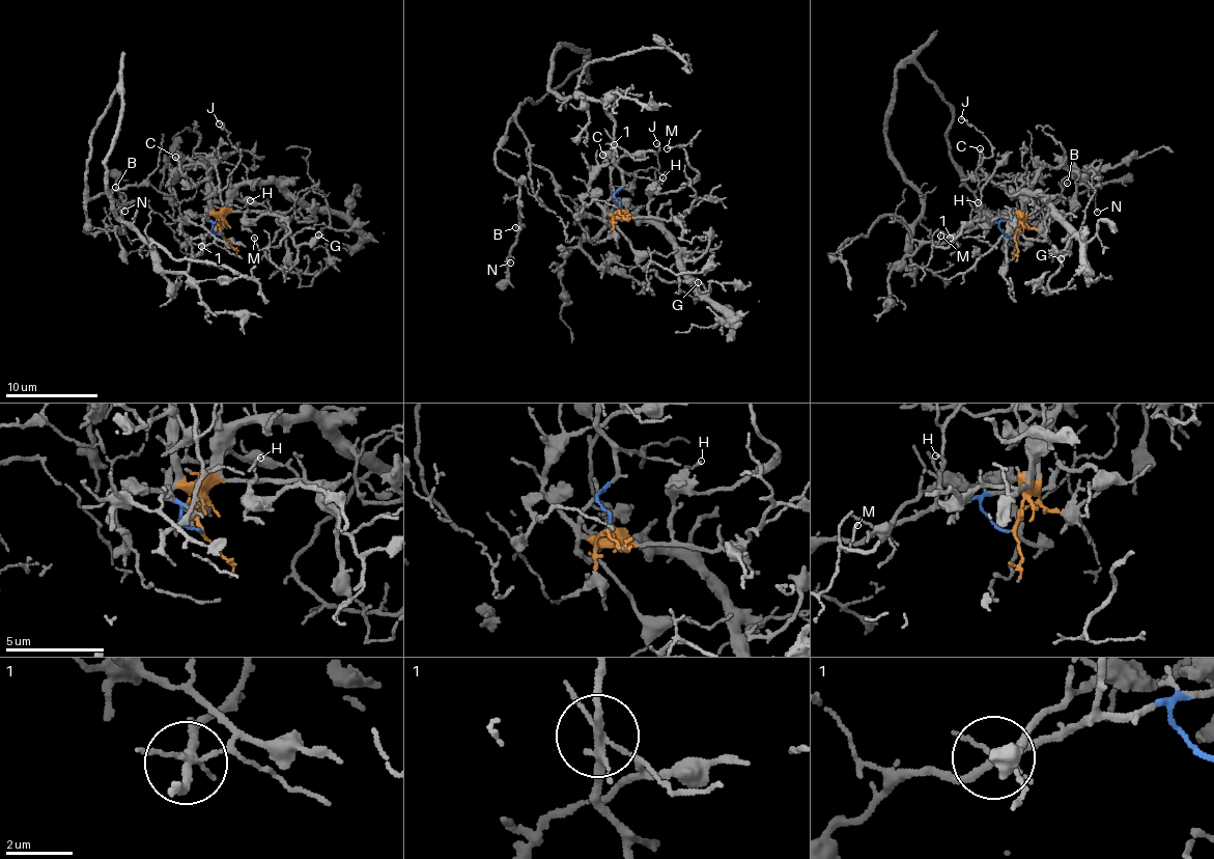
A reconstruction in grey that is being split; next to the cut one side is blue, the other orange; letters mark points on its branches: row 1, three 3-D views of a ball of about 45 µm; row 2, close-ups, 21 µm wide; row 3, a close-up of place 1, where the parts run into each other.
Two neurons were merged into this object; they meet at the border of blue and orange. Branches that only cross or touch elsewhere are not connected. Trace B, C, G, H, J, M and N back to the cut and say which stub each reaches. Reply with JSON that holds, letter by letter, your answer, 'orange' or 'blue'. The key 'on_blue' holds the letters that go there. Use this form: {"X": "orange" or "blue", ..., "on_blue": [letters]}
{"B": "blue", "C": "orange", "G": "orange", "H": "blue", "J": "blue", "M": "orange", "N": "blue", "on_blue": ["B", "H", "J", "N"]}

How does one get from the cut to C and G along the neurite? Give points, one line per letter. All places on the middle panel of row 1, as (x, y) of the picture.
C: (618, 211), (621, 212), (612, 215), (617, 213), (618, 198), (601, 155)
G: (618, 211), (654, 224), (697, 286), (707, 295), (708, 289), (701, 289), (697, 281)

